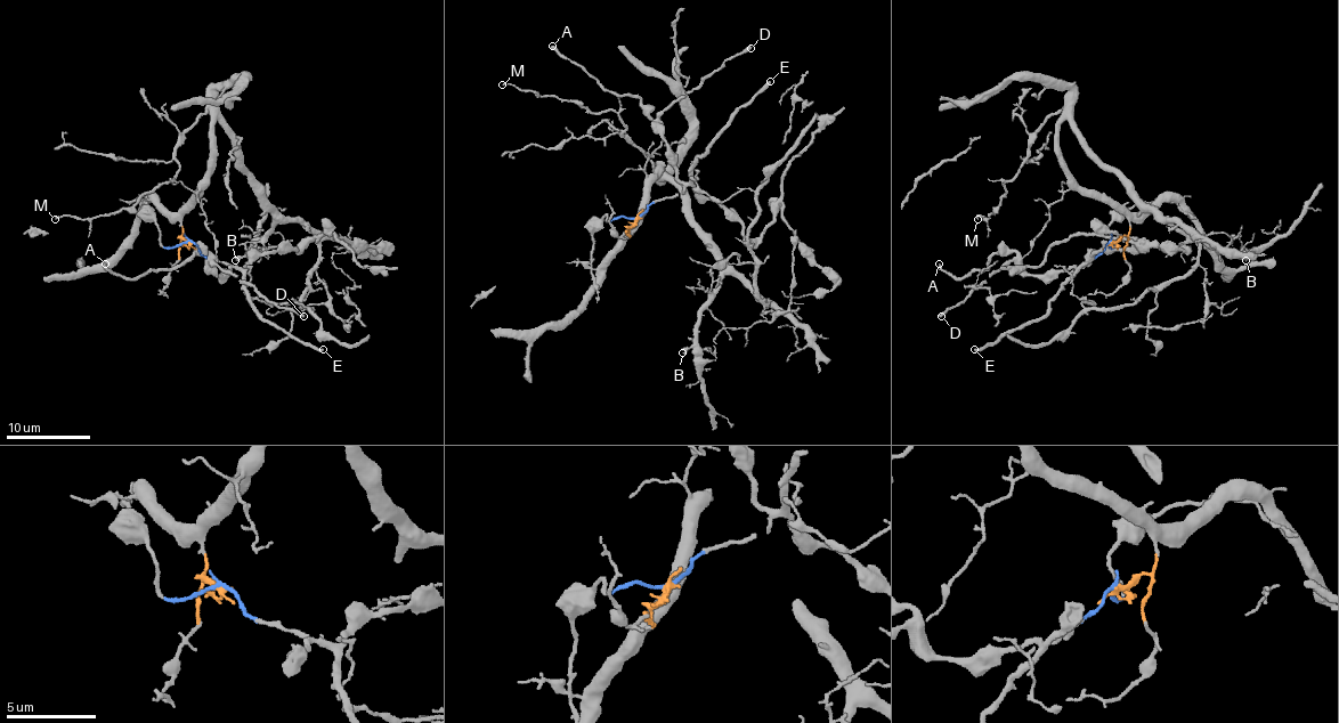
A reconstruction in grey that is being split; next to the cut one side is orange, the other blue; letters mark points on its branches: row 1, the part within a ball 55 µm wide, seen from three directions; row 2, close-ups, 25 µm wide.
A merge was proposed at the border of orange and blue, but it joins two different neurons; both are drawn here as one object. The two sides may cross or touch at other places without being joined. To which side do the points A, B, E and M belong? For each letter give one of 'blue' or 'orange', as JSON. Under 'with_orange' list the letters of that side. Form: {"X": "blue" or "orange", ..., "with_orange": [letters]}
{"A": "blue", "B": "orange", "E": "blue", "M": "orange", "with_orange": ["B", "M"]}

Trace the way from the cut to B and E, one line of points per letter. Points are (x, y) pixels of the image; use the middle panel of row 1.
B: (636, 217), (657, 164), (715, 254), (720, 282), (682, 354)
E: (636, 217), (652, 202), (682, 194), (690, 181), (692, 162), (709, 148), (715, 133), (770, 81)

